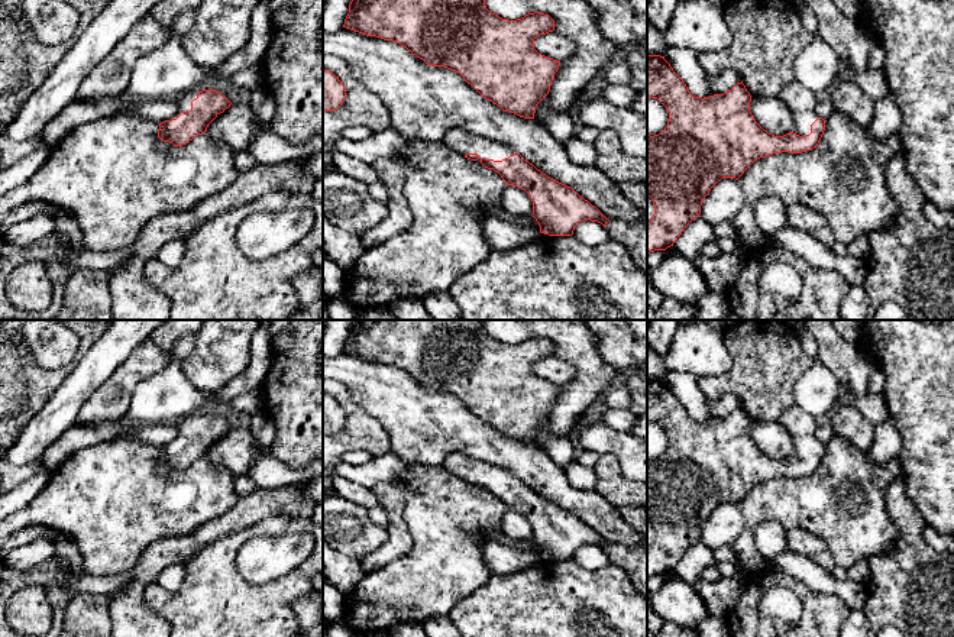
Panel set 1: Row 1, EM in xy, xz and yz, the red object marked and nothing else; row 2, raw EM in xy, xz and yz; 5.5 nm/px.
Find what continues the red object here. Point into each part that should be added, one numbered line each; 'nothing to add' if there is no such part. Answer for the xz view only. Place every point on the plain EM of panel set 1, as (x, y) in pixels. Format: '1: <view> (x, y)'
1: xz (459, 465)

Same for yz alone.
1: yz (801, 426)

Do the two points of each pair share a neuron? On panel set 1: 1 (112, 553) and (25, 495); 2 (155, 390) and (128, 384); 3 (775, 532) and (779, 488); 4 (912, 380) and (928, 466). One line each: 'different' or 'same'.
1: different
2: different
3: different
4: same

